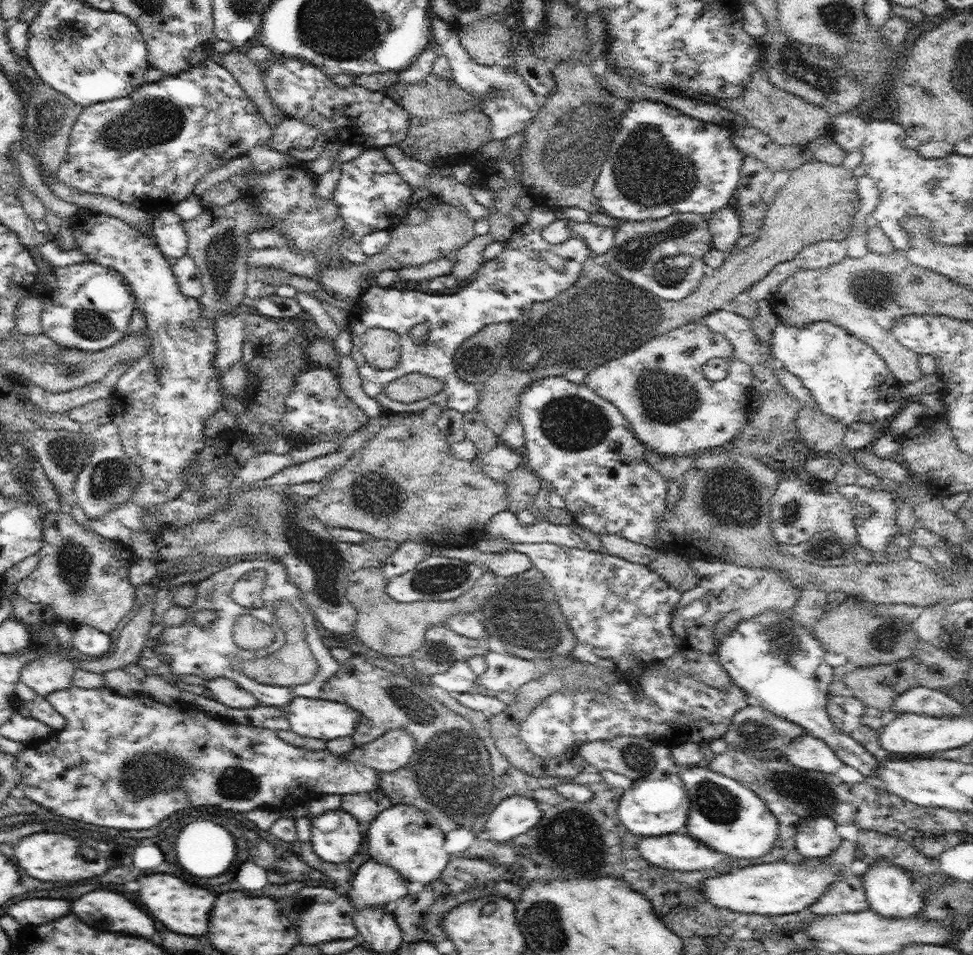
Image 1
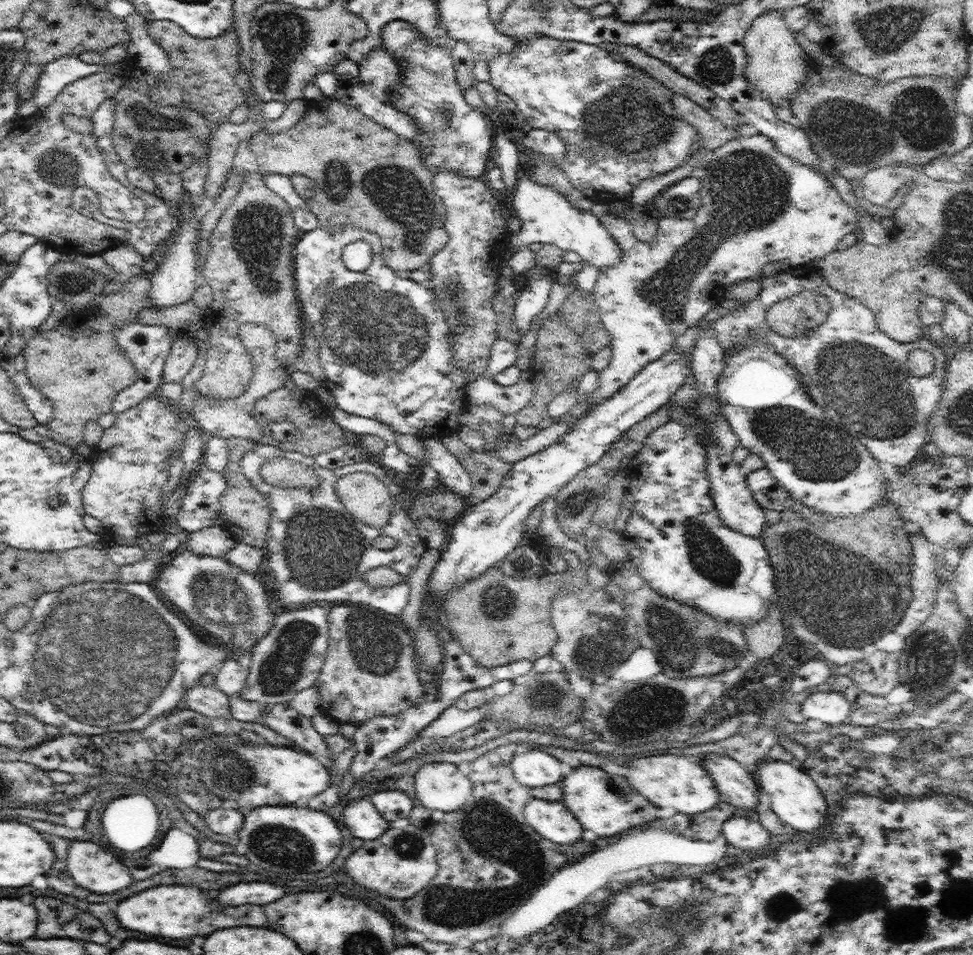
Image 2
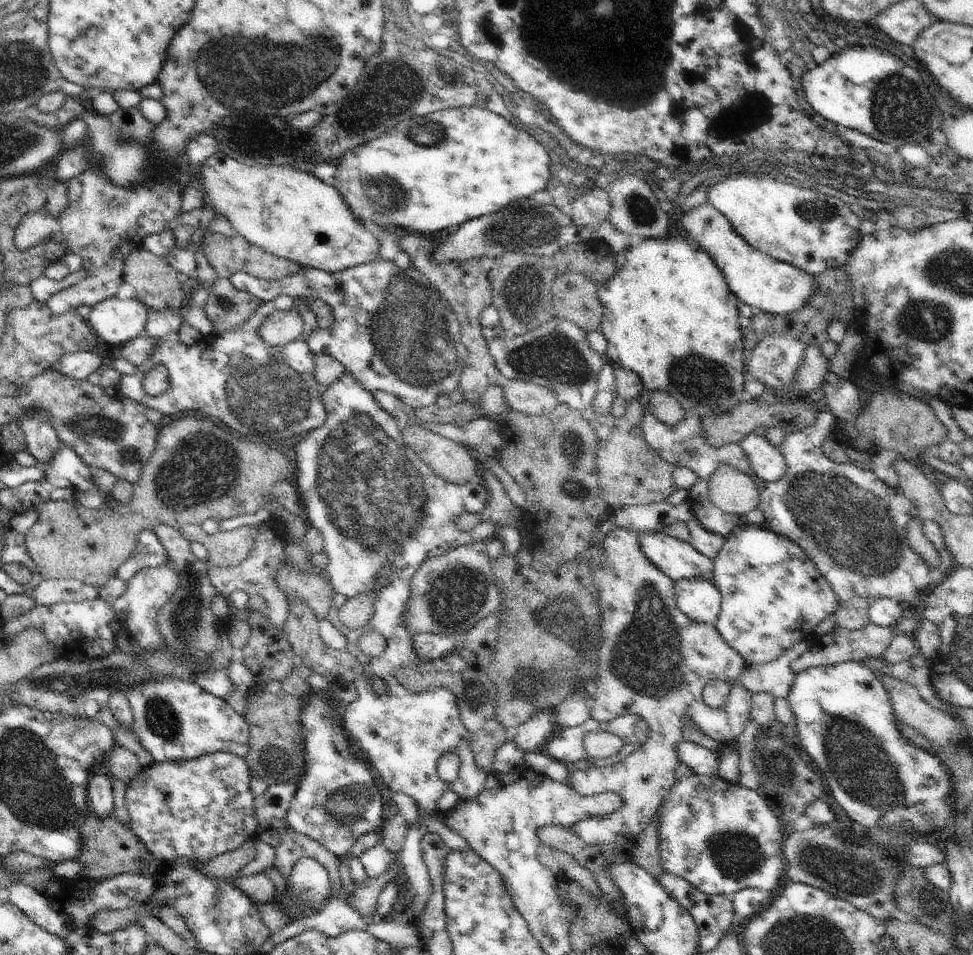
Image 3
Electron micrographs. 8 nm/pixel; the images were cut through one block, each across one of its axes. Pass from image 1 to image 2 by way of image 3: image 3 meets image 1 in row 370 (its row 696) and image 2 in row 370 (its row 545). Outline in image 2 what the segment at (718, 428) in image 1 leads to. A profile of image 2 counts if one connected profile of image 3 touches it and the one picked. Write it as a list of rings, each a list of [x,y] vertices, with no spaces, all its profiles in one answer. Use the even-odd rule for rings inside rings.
[[[756,133],[755,135],[739,134],[738,137],[730,139],[726,144],[720,146],[716,150],[709,152],[703,163],[703,168],[706,169],[706,175],[701,178],[701,187],[699,190],[701,205],[698,212],[692,219],[673,219],[670,217],[660,216],[658,219],[657,234],[654,243],[646,245],[640,243],[633,232],[631,226],[624,217],[615,214],[608,209],[608,204],[605,203],[593,203],[591,212],[594,216],[597,216],[604,224],[609,236],[612,236],[614,243],[619,247],[621,251],[621,260],[617,264],[610,266],[609,268],[602,268],[601,273],[598,274],[596,286],[594,286],[594,293],[592,294],[595,304],[599,309],[599,314],[605,329],[611,336],[613,352],[611,353],[611,359],[609,366],[599,372],[599,386],[592,392],[592,396],[588,398],[588,408],[584,414],[580,417],[584,417],[592,405],[596,405],[598,401],[604,401],[612,395],[616,395],[616,392],[620,391],[622,387],[632,380],[633,377],[638,375],[638,372],[647,366],[649,362],[658,360],[661,356],[664,356],[666,352],[675,348],[676,338],[682,335],[684,331],[694,327],[700,319],[711,311],[709,302],[720,292],[722,286],[728,287],[732,284],[738,284],[746,279],[758,279],[762,275],[762,268],[768,263],[774,261],[780,261],[788,259],[791,261],[791,267],[796,268],[802,265],[810,265],[812,261],[825,258],[832,252],[835,252],[841,247],[842,239],[849,233],[857,232],[858,230],[858,209],[848,205],[846,201],[842,200],[842,197],[838,194],[834,185],[828,180],[824,174],[816,170],[810,165],[804,165],[798,159],[786,155],[776,147],[776,143],[770,139],[769,136]]]

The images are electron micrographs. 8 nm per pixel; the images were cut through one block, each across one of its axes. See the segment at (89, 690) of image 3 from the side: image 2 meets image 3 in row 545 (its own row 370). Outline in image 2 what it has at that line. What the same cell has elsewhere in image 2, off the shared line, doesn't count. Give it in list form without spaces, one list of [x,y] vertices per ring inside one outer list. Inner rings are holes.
[[[192,336],[176,337],[166,357],[161,380],[163,383],[180,383],[195,365],[198,354],[197,340]]]

